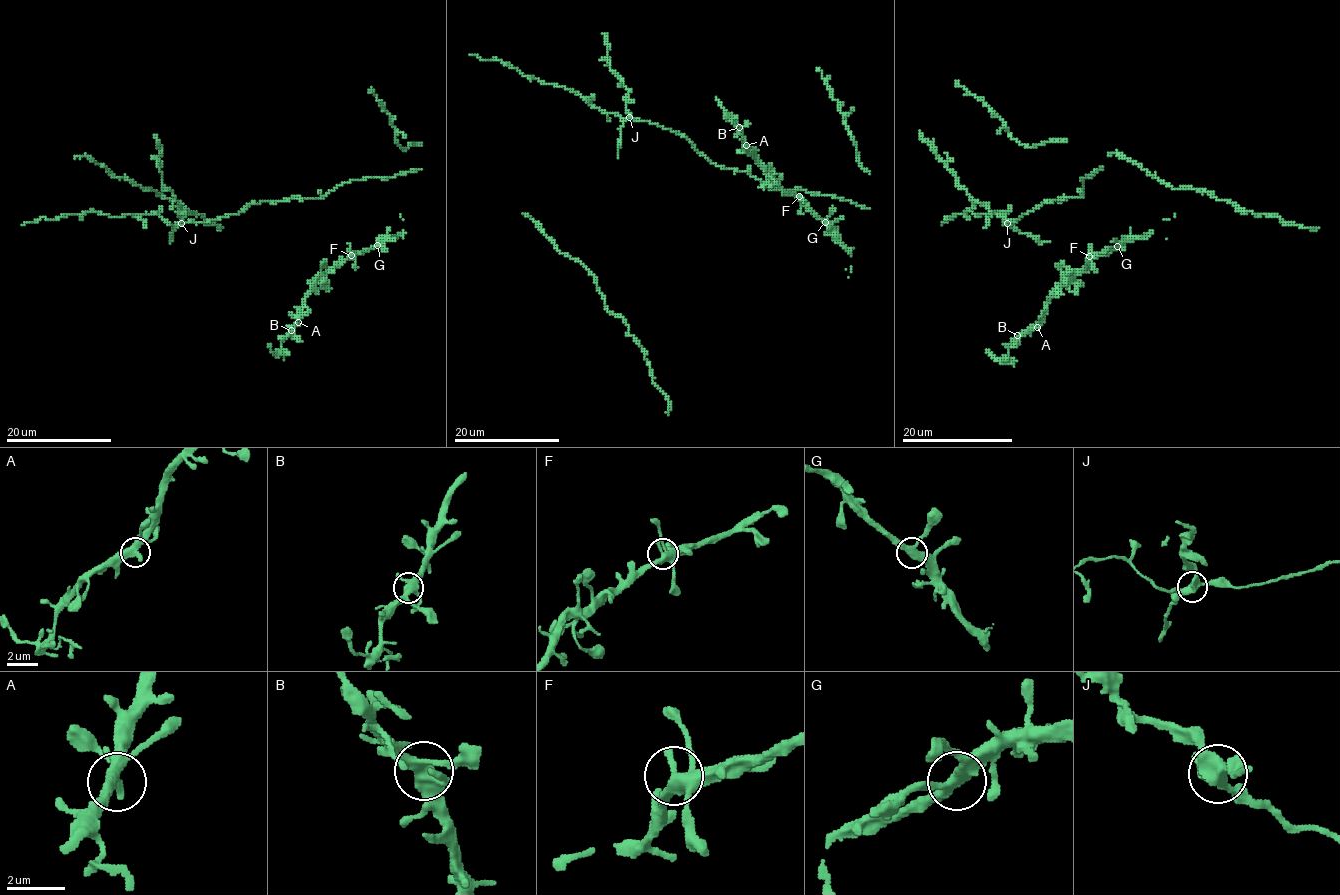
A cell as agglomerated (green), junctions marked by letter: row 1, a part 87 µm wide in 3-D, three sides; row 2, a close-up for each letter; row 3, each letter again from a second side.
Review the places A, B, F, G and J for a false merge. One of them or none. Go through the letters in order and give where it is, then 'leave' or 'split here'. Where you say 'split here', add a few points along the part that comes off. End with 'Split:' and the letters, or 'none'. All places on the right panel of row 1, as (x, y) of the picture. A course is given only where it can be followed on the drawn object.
A: (1037, 327) | leave
B: (1017, 335) | leave
F: (1089, 256) | leave
G: (1117, 246) | leave
J: (1007, 223) | split here | (1008, 223), (969, 194), (919, 131)
Split: J

